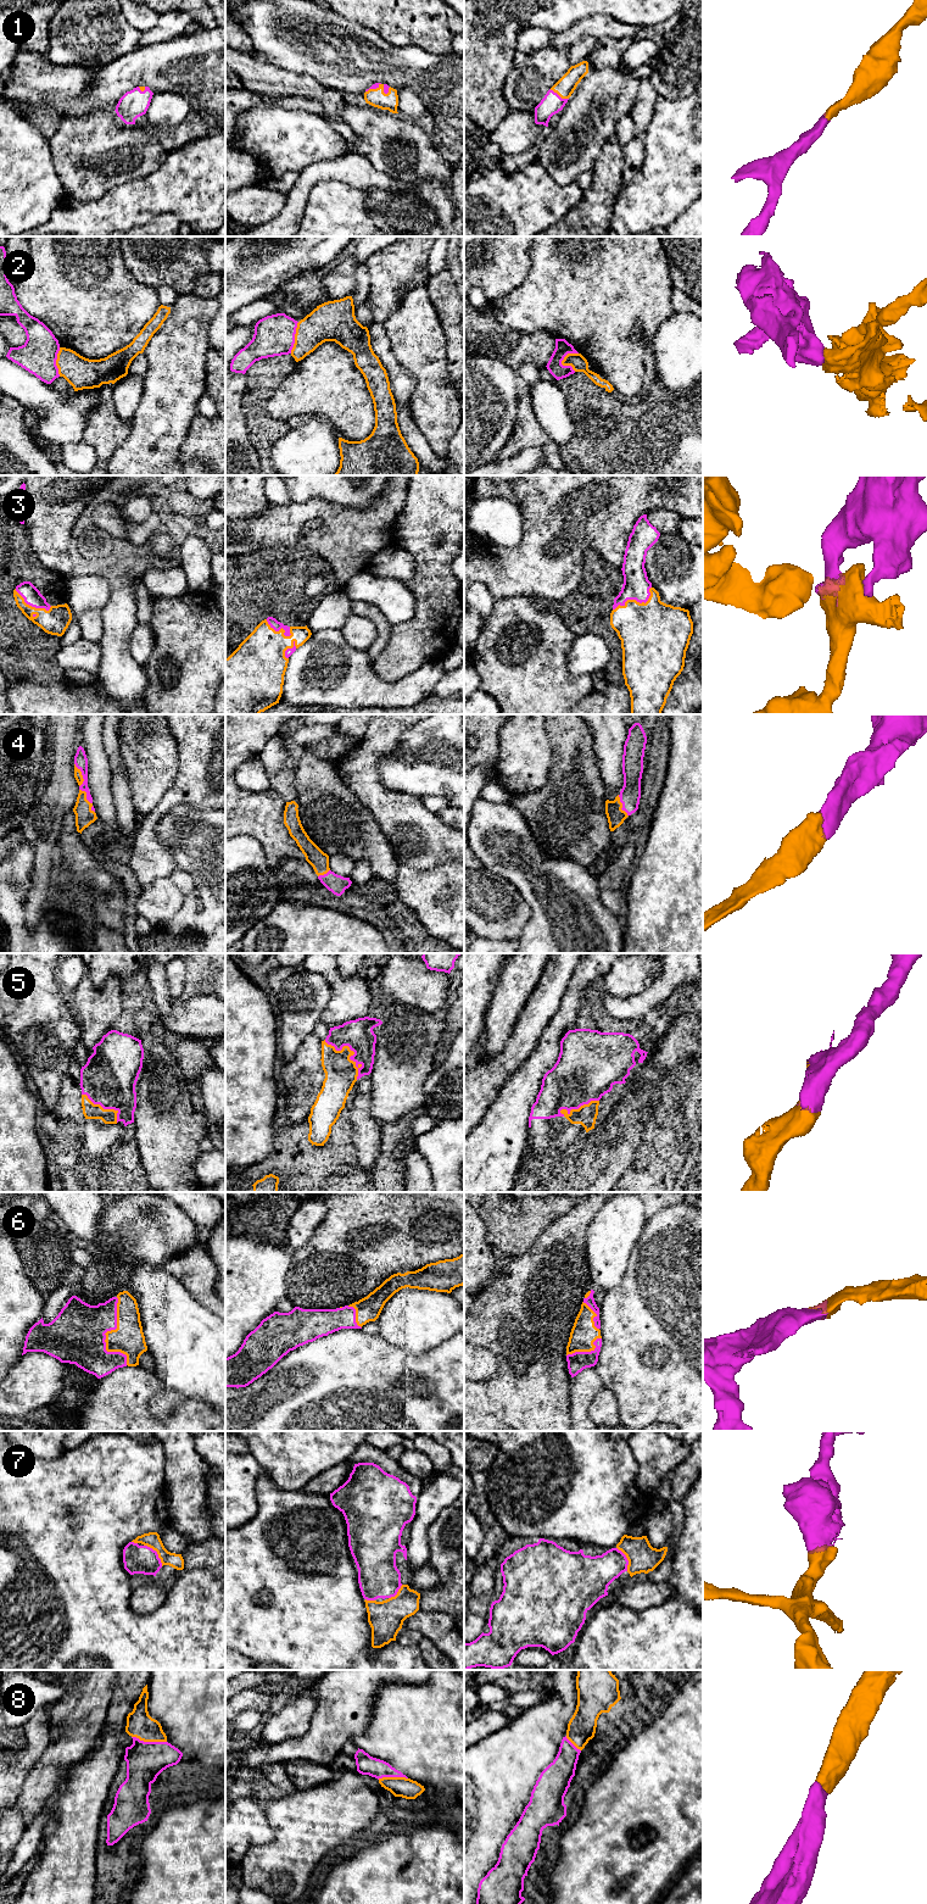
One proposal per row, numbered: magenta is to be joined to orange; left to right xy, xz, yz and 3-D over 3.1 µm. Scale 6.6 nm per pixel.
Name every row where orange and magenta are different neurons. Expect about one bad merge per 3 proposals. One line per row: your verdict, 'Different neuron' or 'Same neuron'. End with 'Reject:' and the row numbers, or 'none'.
1: Same neuron
2: Different neuron
3: Same neuron
4: Same neuron
5: Same neuron
6: Same neuron
7: Same neuron
8: Same neuron
Reject: 2

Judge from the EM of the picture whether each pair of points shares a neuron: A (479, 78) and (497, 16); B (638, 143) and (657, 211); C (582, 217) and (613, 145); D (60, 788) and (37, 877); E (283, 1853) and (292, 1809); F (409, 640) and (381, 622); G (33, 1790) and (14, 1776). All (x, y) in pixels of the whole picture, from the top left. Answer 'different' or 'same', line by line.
A: same
B: different
C: same
D: same
E: same
F: different
G: different

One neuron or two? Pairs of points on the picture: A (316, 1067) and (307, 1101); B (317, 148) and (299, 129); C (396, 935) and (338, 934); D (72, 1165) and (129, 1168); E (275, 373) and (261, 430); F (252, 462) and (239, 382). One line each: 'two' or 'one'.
A: one
B: one
C: two
D: one
E: one
F: one

